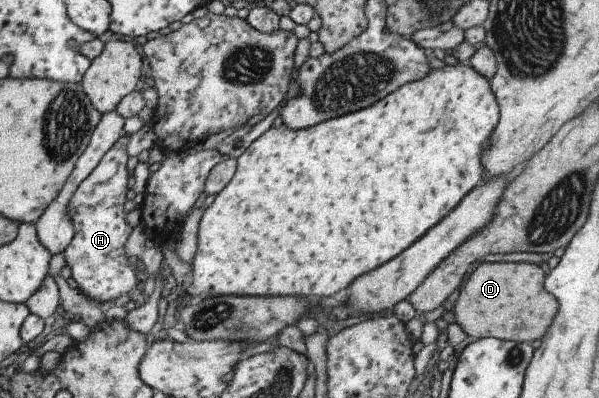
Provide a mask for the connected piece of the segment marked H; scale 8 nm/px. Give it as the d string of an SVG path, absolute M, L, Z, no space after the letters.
M123 133L113 146L101 157L97 166L87 175L84 181L77 186L72 197L66 204L66 211L73 227L73 236L62 252L65 265L69 266L70 277L76 282L76 288L86 298L96 301L101 306L110 304L122 294L128 294L136 285L136 268L133 259L126 259L123 255L123 245L131 232L123 218L123 203L130 197L130 179L127 177L126 162L128 159L125 146L129 134Z

